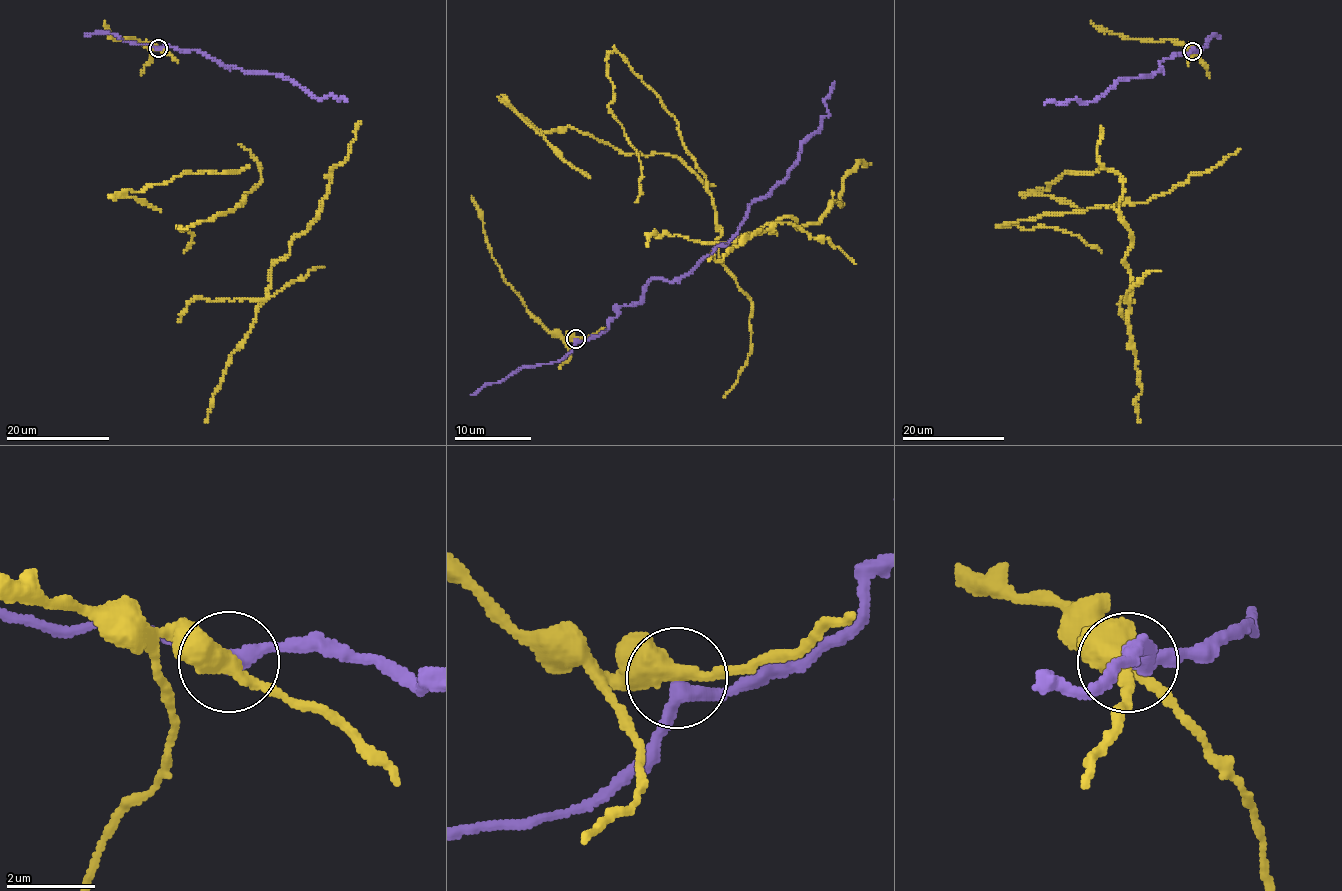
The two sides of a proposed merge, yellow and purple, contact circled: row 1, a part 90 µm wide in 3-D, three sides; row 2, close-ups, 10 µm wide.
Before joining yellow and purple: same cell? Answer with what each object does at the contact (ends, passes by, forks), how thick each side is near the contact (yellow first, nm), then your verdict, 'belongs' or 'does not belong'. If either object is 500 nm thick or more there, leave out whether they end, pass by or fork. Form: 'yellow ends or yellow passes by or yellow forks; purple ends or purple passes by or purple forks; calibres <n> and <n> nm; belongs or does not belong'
yellow passes by; purple passes by; calibres 420 and 320 nm; does not belong

